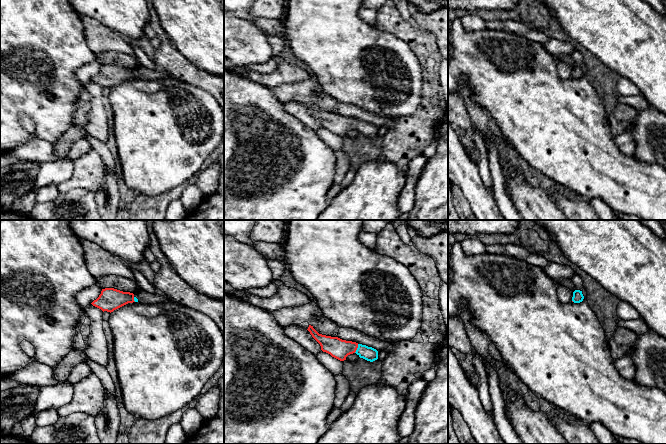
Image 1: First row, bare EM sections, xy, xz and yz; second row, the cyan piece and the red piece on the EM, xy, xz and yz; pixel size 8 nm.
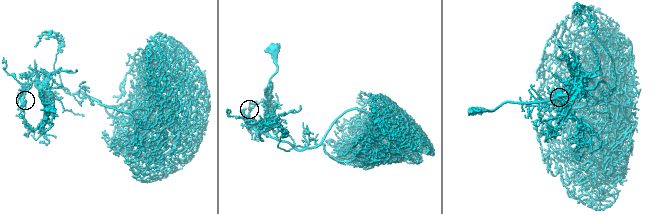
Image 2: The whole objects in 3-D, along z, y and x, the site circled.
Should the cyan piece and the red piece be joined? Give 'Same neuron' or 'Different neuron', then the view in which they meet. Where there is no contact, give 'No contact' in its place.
Same neuron. Touches cyan in xz

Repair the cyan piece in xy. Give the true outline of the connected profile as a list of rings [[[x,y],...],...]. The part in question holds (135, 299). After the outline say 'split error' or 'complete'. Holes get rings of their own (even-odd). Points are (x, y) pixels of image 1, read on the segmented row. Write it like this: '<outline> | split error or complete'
[[[114,288],[102,289],[99,297],[91,304],[103,312],[113,312],[114,310],[128,304],[138,302],[133,293],[123,292]]] | split error

